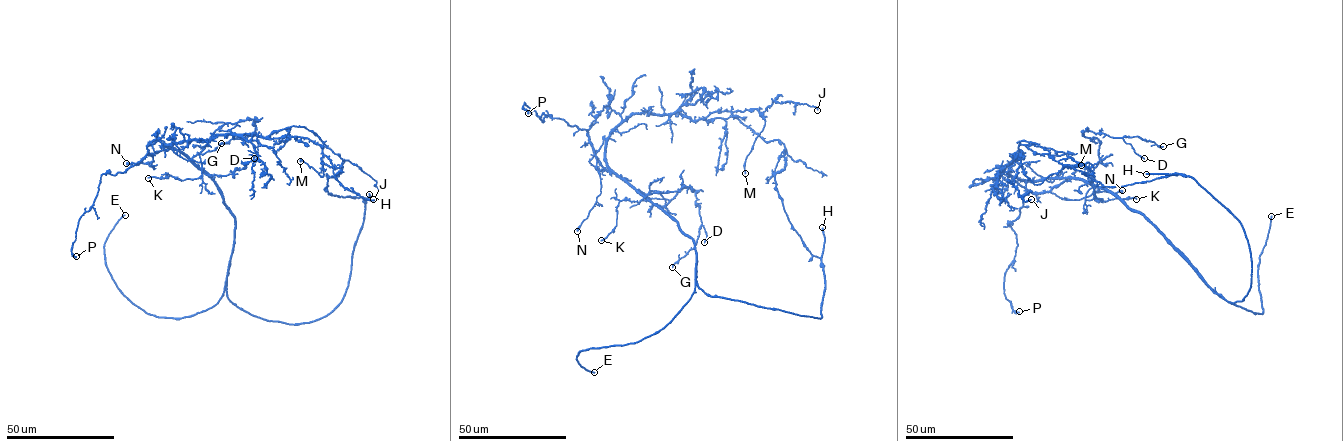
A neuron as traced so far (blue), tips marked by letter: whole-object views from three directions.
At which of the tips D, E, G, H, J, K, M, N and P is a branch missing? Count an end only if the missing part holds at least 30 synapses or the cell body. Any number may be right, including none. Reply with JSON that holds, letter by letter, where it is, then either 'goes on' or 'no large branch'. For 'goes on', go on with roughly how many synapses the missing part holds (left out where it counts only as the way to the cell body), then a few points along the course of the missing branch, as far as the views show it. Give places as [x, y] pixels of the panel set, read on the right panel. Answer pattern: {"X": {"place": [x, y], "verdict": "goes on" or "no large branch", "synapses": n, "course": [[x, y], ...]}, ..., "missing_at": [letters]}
{"D": {"place": [1144, 158], "verdict": "no large branch"}, "E": {"place": [1271, 216], "verdict": "goes on", "course": [[1271, 216], [1277, 173], [1266, 161], [1262, 162]]}, "G": {"place": [1163, 146], "verdict": "no large branch"}, "H": {"place": [1146, 174], "verdict": "goes on", "synapses": 110, "course": [[1146, 174], [1096, 176], [1060, 172], [1034, 160], [1021, 159], [1008, 169], [1009, 175]]}, "J": {"place": [1031, 199], "verdict": "no large branch"}, "K": {"place": [1136, 199], "verdict": "no large branch"}, "M": {"place": [1081, 165], "verdict": "no large branch"}, "N": {"place": [1122, 190], "verdict": "no large branch"}, "P": {"place": [1019, 311], "verdict": "no large branch"}, "missing_at": ["E", "H"]}

